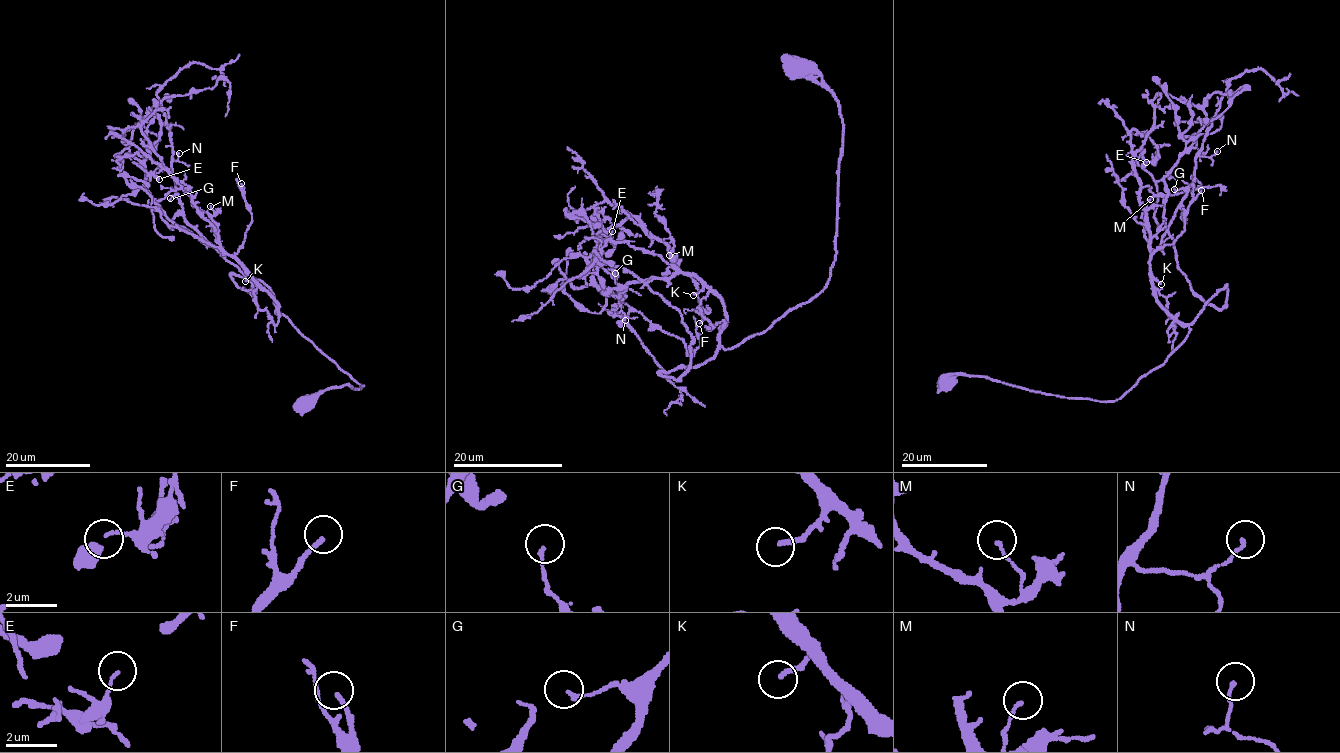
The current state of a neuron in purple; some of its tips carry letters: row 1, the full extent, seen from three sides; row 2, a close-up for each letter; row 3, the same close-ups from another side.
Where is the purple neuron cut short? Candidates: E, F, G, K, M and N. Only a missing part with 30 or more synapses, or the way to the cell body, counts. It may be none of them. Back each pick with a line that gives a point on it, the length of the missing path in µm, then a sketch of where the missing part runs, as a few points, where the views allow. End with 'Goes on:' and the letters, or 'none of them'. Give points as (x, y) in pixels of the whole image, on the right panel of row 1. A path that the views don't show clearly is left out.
K: place (1161, 284); missing 20 µm; course (1161, 284), (1154, 292), (1154, 320), (1185, 306)
Goes on: K

